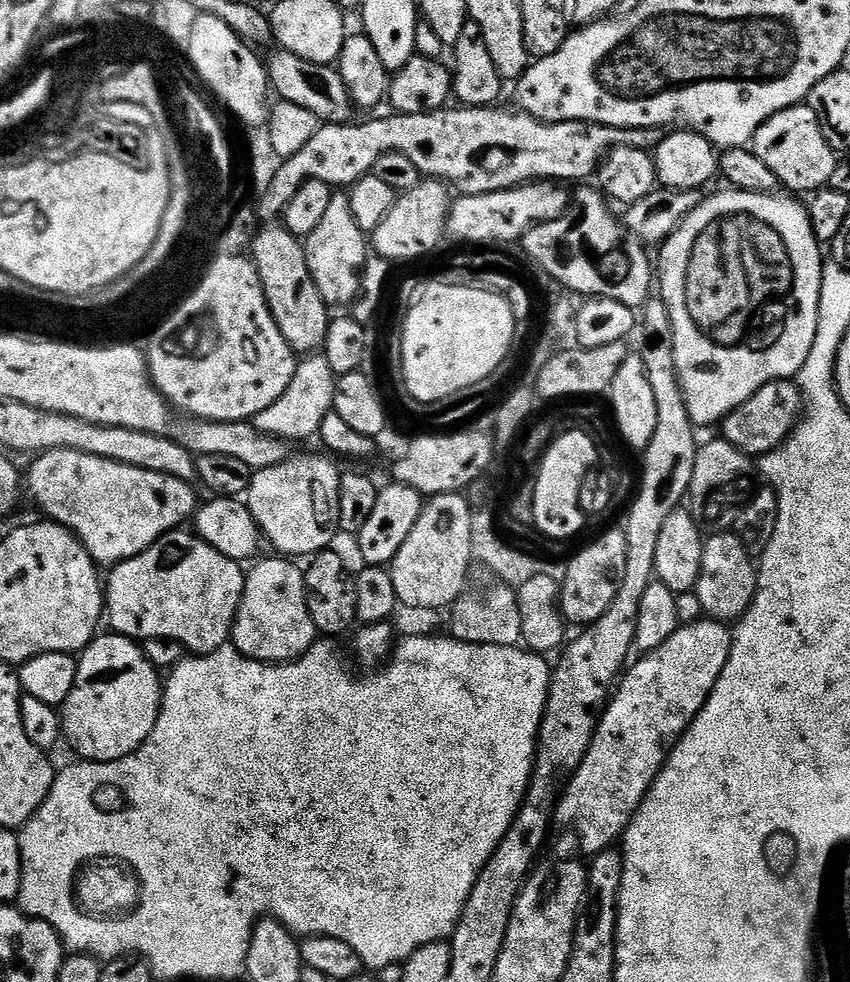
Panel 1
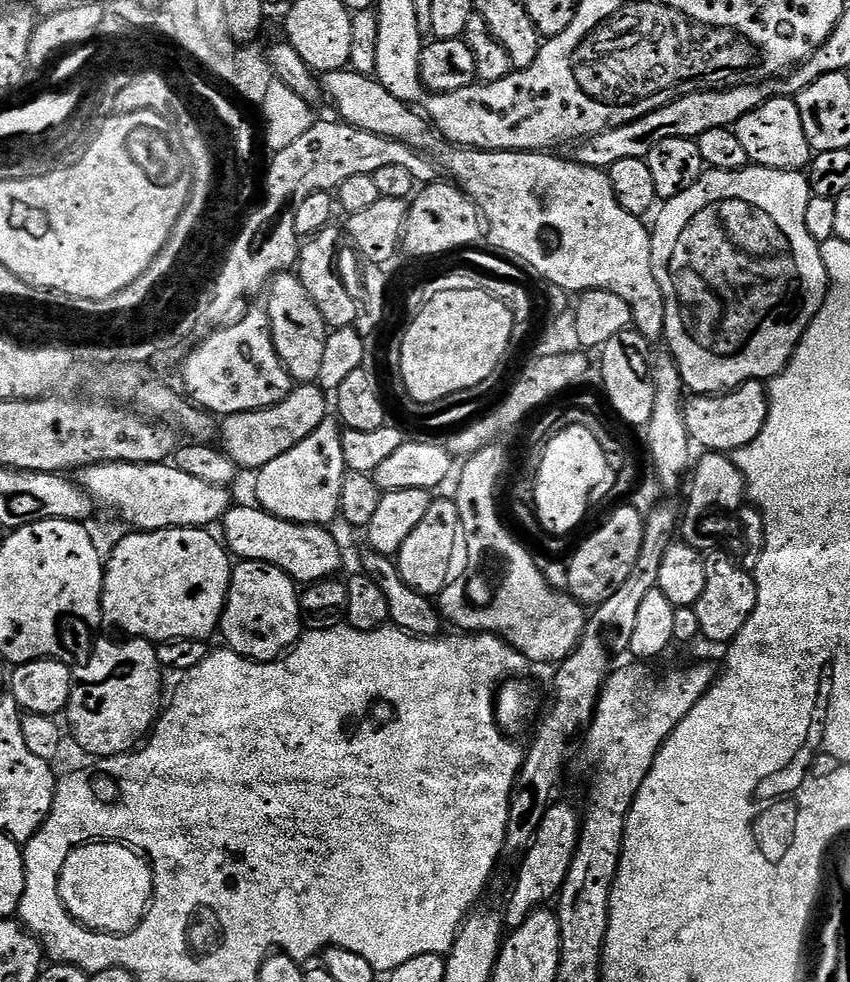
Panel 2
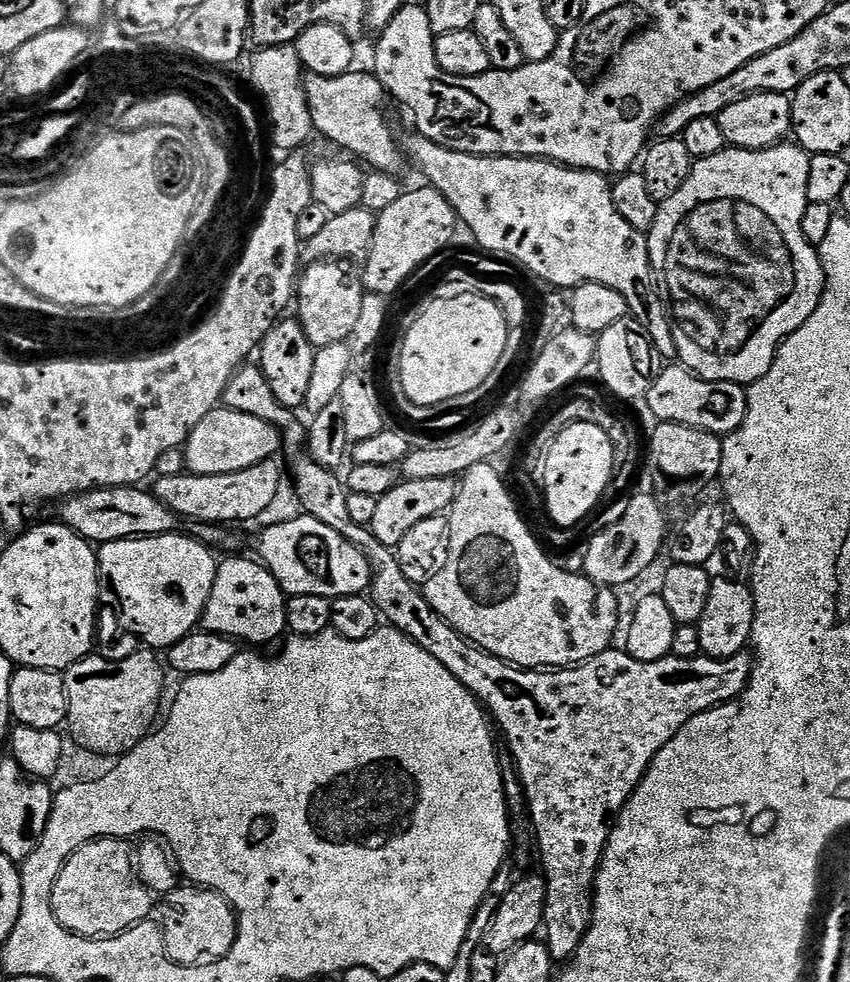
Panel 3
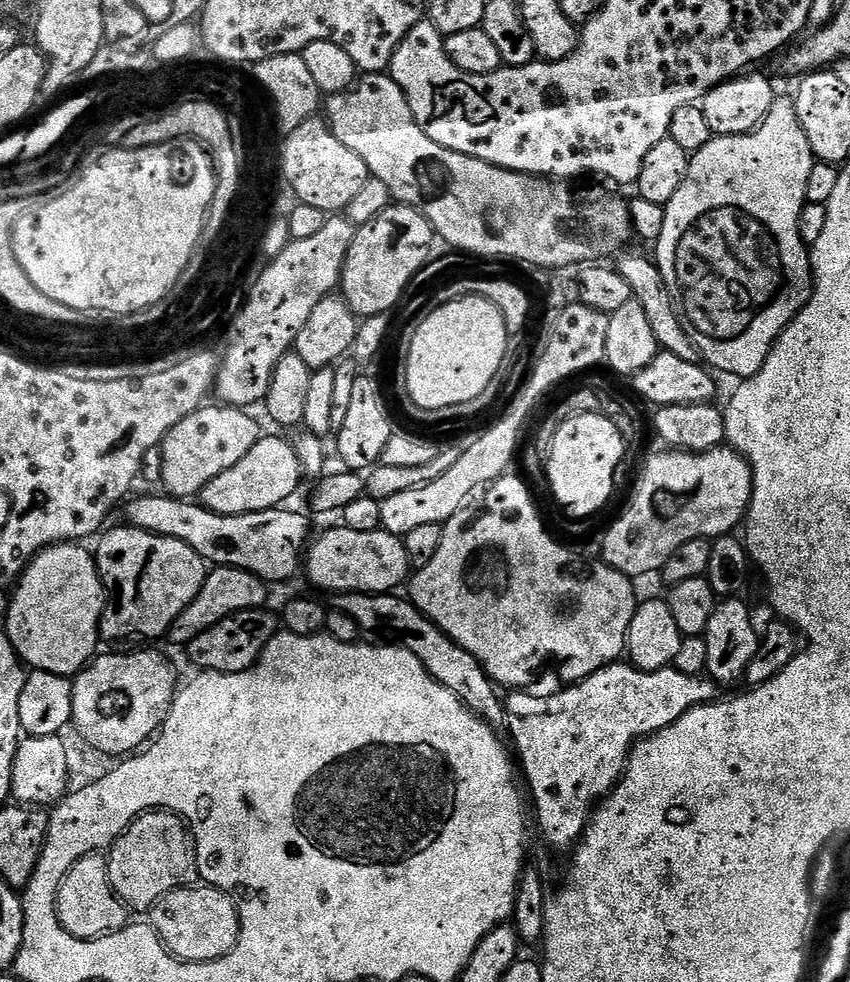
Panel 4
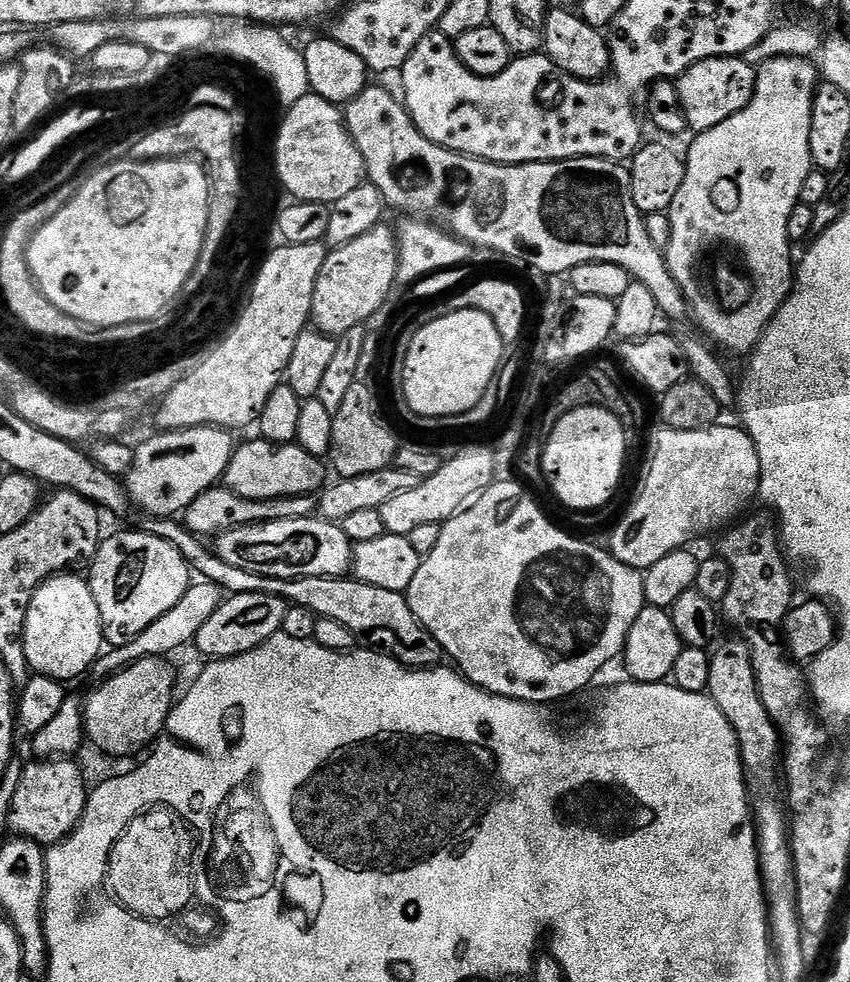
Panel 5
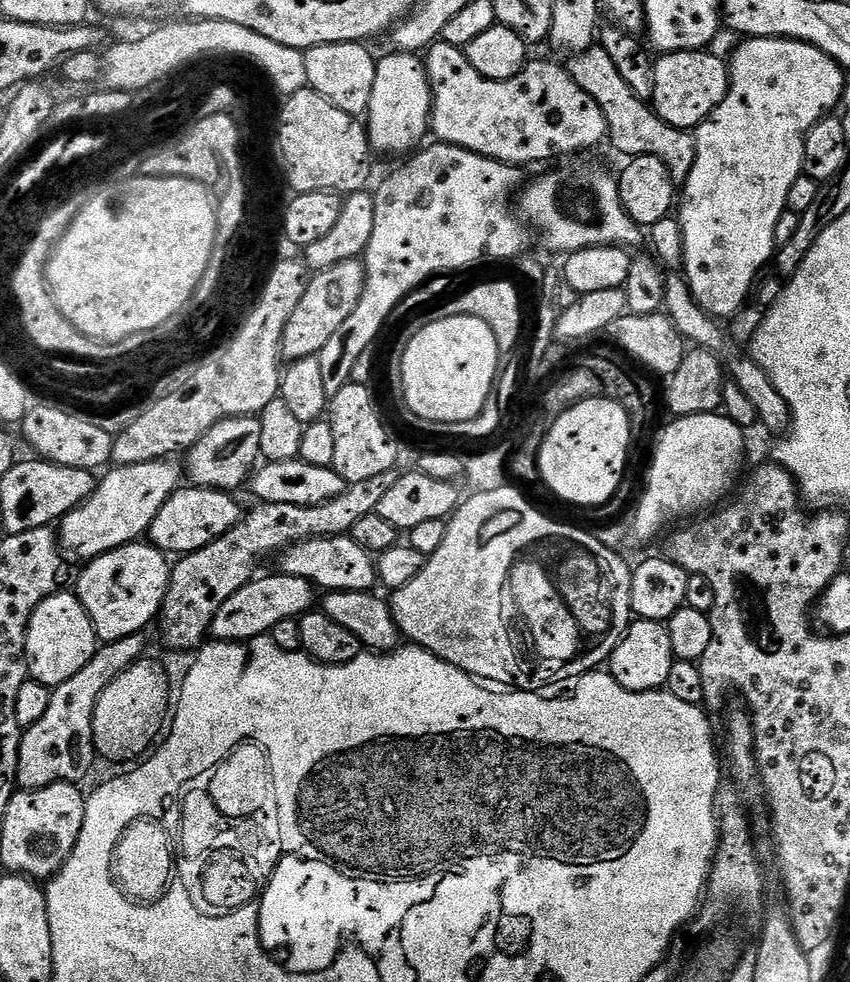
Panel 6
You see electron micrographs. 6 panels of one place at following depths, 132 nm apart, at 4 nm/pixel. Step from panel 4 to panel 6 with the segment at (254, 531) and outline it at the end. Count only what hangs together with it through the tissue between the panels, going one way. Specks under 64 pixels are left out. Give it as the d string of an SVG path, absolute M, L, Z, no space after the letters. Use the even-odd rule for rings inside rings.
M351 535L315 536L312 540L300 540L279 553L279 560L279 571L283 575L306 578L317 589L328 592L371 592L378 584L378 564L373 553L362 550Z

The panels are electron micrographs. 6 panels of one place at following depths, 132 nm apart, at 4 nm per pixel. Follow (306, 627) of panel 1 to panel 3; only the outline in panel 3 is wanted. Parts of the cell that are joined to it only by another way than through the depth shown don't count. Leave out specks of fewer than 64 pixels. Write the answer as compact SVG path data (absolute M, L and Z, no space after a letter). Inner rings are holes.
M232 554L221 559L216 569L214 590L206 602L204 617L199 627L205 632L226 636L230 640L243 642L245 645L272 644L280 635L285 635L287 599L282 586L274 574L259 559L247 560L244 554Z

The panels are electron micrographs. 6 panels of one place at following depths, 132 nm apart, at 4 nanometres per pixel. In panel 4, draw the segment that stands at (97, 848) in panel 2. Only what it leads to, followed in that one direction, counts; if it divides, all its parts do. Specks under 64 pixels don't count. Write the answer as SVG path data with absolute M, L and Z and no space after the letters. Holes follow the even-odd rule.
M93 849L90 854L75 856L68 865L68 873L61 876L62 886L56 894L56 913L60 925L77 943L101 943L131 931L129 909L112 891L107 866L107 855L101 849Z

